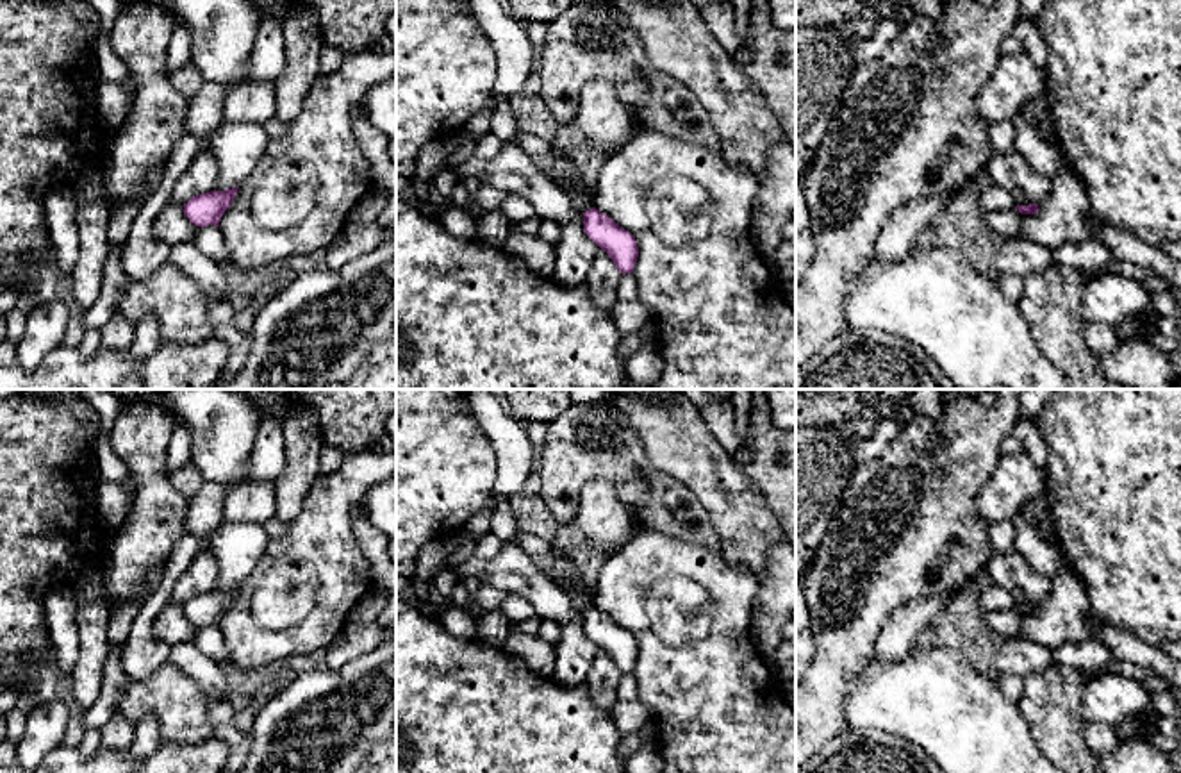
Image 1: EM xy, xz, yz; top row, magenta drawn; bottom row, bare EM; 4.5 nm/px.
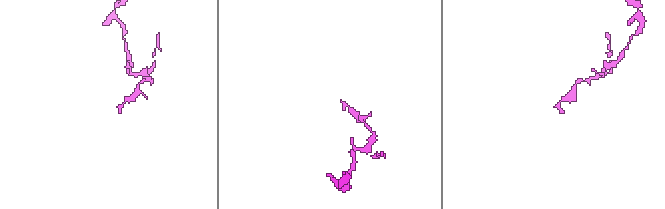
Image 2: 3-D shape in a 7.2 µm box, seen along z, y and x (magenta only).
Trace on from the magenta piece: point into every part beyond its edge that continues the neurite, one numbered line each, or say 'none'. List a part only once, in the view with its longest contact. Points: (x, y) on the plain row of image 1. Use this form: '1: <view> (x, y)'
none

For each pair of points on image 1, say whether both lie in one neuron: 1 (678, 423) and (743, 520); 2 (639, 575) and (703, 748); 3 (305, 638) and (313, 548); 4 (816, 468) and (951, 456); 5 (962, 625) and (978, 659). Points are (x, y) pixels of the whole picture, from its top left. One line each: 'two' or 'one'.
1: one
2: one
3: one
4: two
5: one

